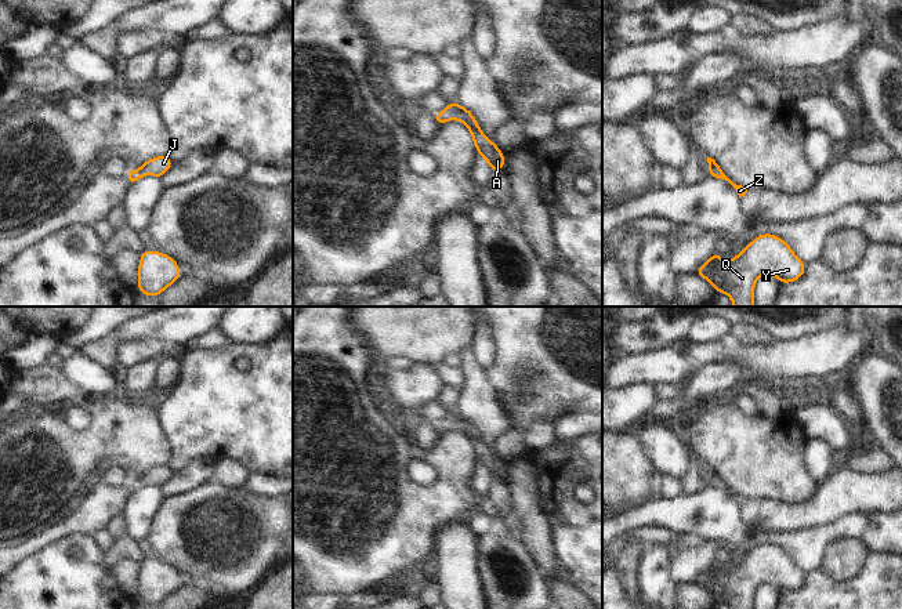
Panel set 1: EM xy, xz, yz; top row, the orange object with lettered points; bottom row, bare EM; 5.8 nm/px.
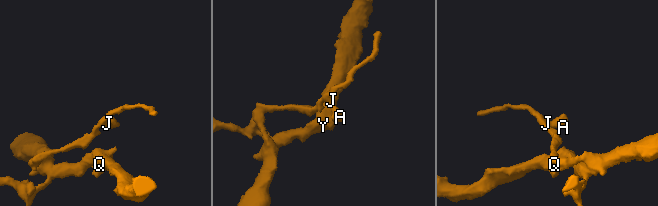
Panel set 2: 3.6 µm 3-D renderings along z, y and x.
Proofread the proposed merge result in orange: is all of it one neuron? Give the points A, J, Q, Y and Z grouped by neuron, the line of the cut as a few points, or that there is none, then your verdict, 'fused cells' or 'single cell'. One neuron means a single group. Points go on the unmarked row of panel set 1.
A J Q Y Z; no cut; single cell

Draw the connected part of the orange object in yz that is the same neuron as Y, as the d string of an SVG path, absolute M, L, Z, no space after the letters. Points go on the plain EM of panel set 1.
M761 543L732 569L720 569L716 561L696 584L707 590L717 602L725 602L731 609L754 609L758 587L772 584L780 592L791 592L805 581L805 573L779 545Z

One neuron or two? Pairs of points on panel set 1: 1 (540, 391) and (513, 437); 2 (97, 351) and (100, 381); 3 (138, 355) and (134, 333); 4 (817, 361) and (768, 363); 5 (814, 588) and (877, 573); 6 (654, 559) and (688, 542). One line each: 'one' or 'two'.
1: two
2: two
3: two
4: one
5: one
6: two

